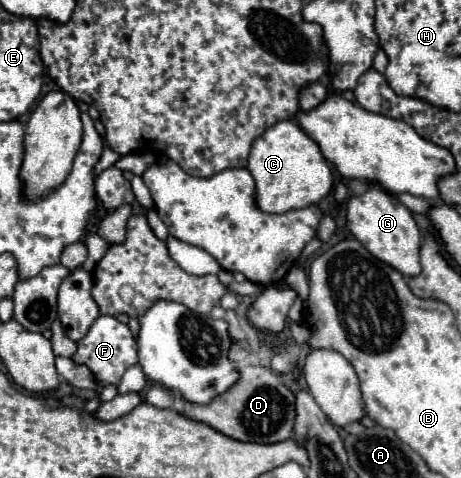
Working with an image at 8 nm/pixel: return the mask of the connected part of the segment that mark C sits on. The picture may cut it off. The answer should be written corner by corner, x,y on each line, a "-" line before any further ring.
293,120
277,122
253,142
247,170
255,180
255,204
261,212
269,214
317,204
333,188
333,174
319,146

